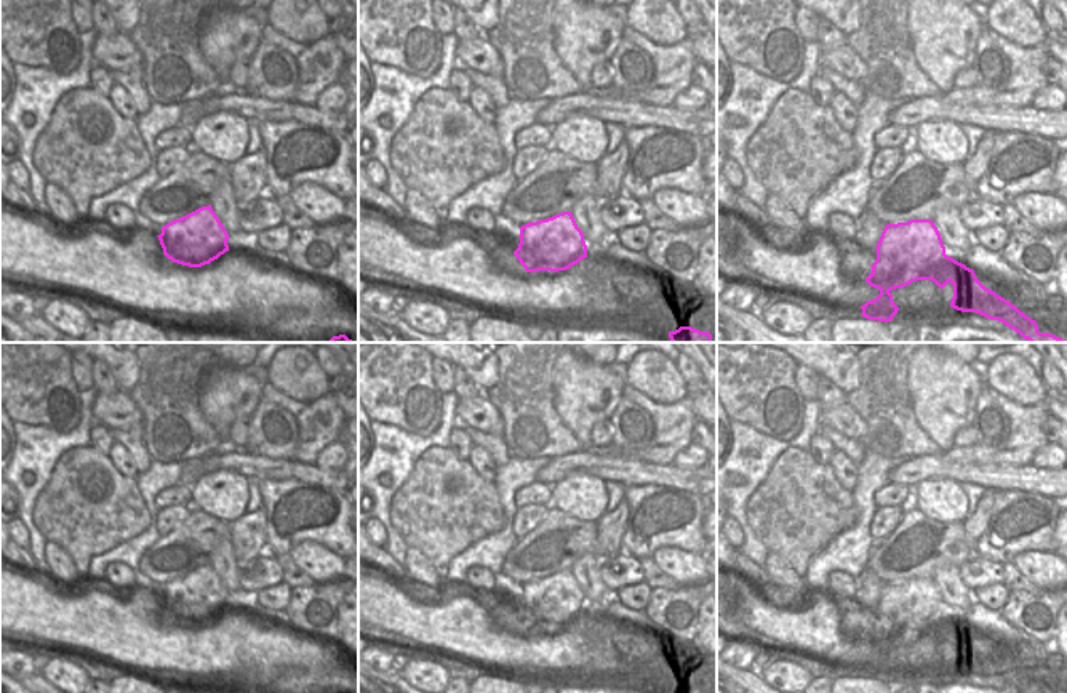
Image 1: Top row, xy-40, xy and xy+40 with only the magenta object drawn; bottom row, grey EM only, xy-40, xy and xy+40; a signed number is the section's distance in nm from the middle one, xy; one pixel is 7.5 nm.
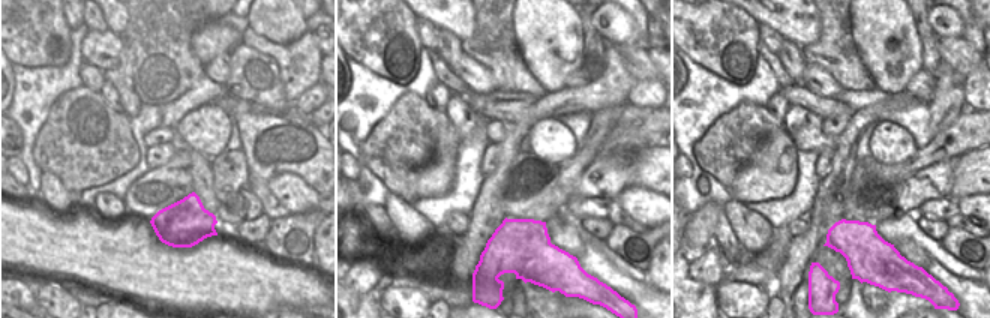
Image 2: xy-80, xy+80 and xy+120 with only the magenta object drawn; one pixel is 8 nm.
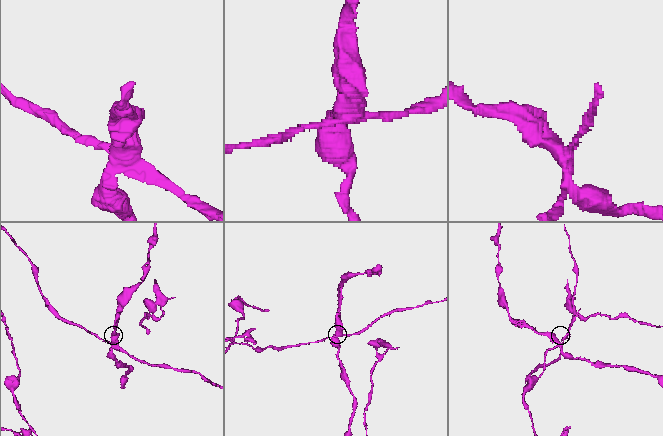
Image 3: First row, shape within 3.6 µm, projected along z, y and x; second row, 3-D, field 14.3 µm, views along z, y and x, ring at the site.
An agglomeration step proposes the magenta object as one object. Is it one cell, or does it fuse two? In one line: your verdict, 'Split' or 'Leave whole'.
Split

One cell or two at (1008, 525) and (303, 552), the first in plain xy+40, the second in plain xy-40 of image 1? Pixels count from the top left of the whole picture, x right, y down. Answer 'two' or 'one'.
two

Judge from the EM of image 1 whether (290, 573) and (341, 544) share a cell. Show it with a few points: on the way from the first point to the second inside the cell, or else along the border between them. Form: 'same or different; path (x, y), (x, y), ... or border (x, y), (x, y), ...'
different; border (274, 554), (287, 556)

